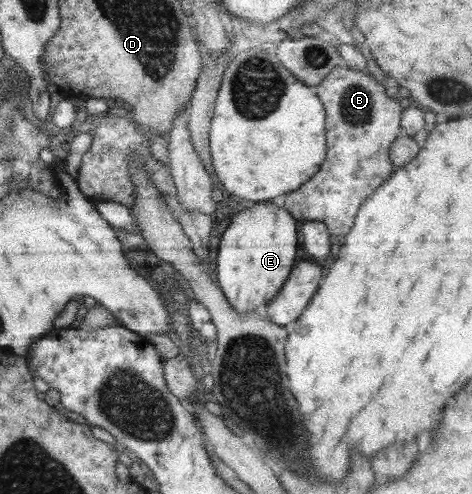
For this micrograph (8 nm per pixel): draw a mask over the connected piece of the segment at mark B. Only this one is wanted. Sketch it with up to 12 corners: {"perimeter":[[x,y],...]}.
{"perimeter":[[370,73],[311,87],[326,160],[284,196],[341,238],[395,169],[403,108]]}

